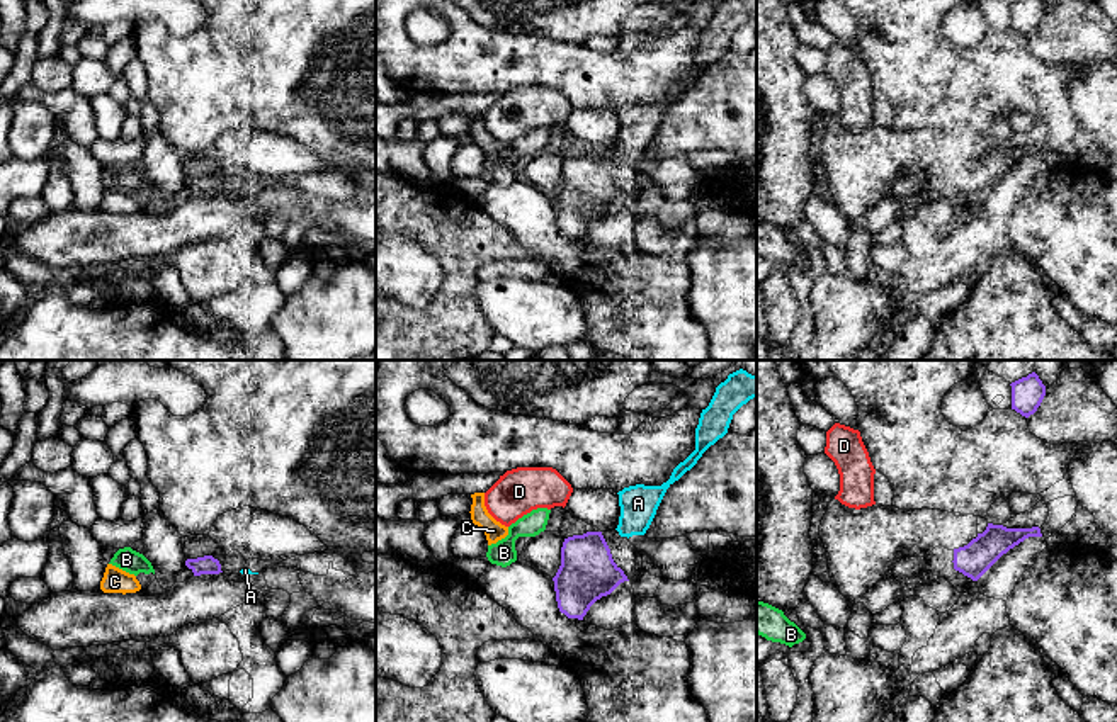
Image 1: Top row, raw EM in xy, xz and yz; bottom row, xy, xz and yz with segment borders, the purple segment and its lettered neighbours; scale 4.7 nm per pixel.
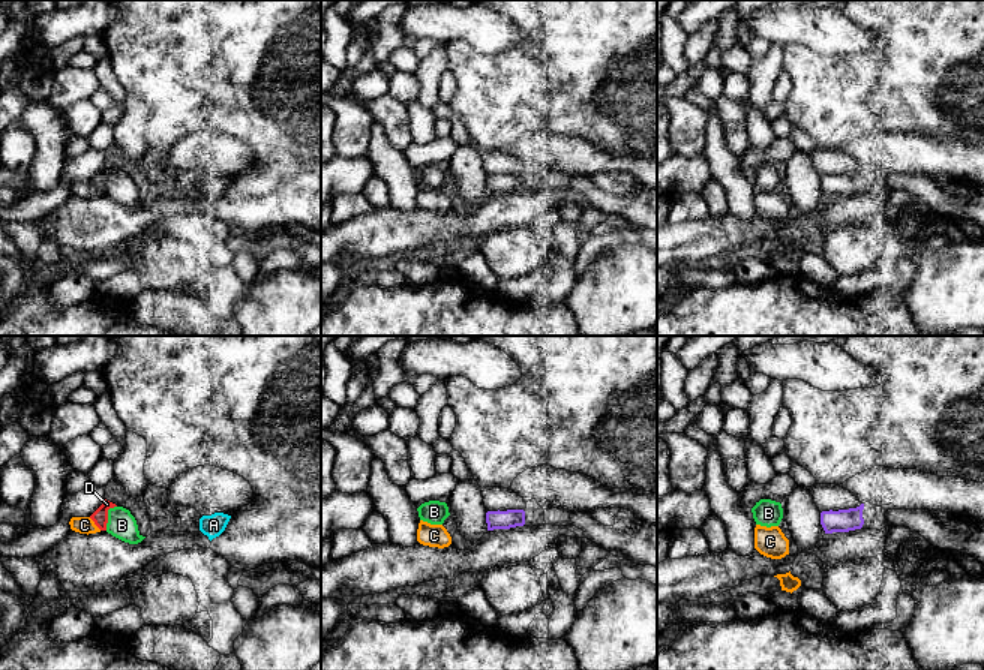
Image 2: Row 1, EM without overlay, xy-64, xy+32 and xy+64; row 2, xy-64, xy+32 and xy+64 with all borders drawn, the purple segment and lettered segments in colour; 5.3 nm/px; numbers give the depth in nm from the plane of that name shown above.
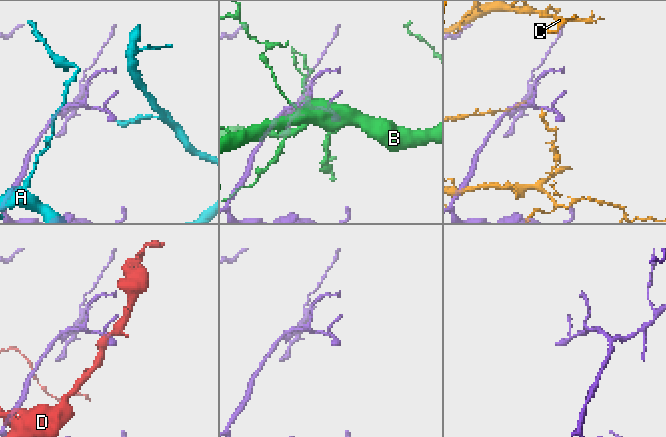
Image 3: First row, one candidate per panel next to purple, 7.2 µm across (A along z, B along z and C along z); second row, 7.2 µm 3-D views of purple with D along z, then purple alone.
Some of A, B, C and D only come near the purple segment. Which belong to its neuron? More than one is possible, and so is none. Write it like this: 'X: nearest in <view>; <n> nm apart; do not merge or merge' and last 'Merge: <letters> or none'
A: nearest in xz; 70 nm apart; merge
B: nearest in xz; 110 nm apart; do not merge
C: nearest in xy; 240 nm apart; do not merge
D: nearest in xz; 140 nm apart; do not merge
Merge: A

